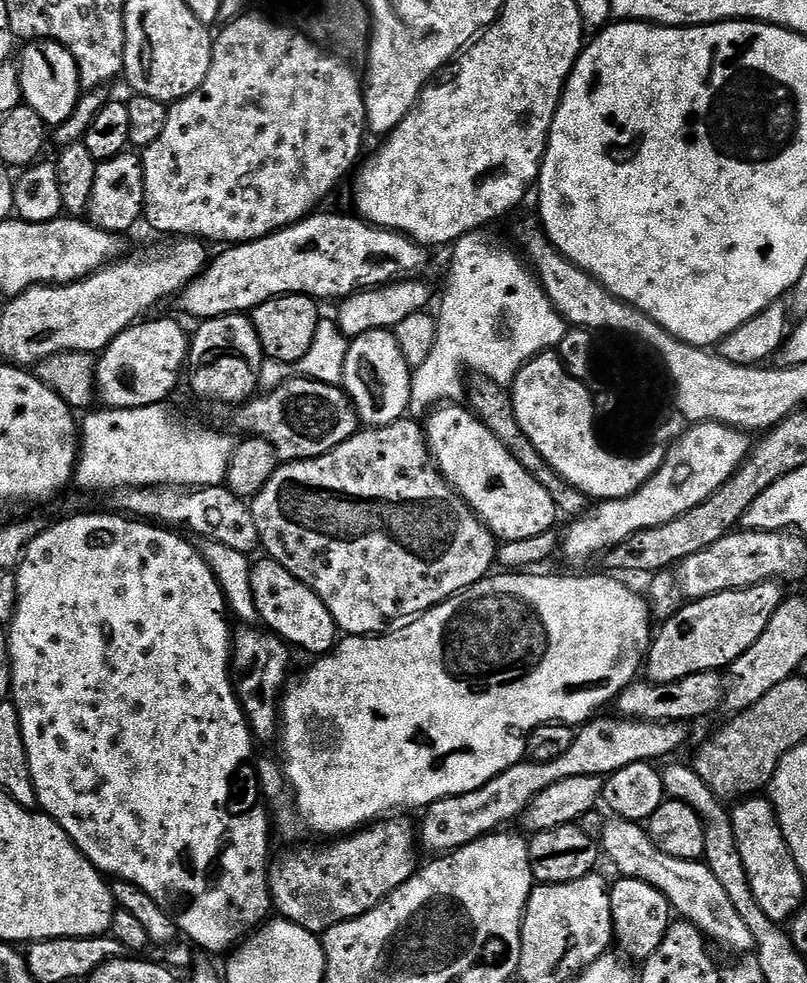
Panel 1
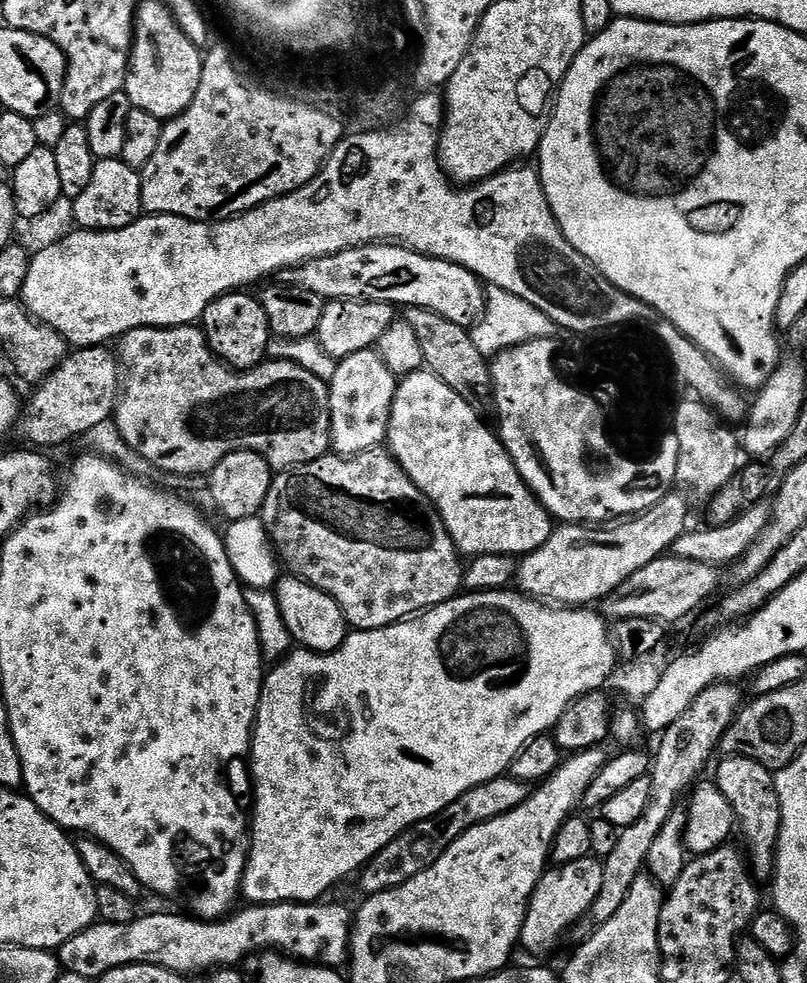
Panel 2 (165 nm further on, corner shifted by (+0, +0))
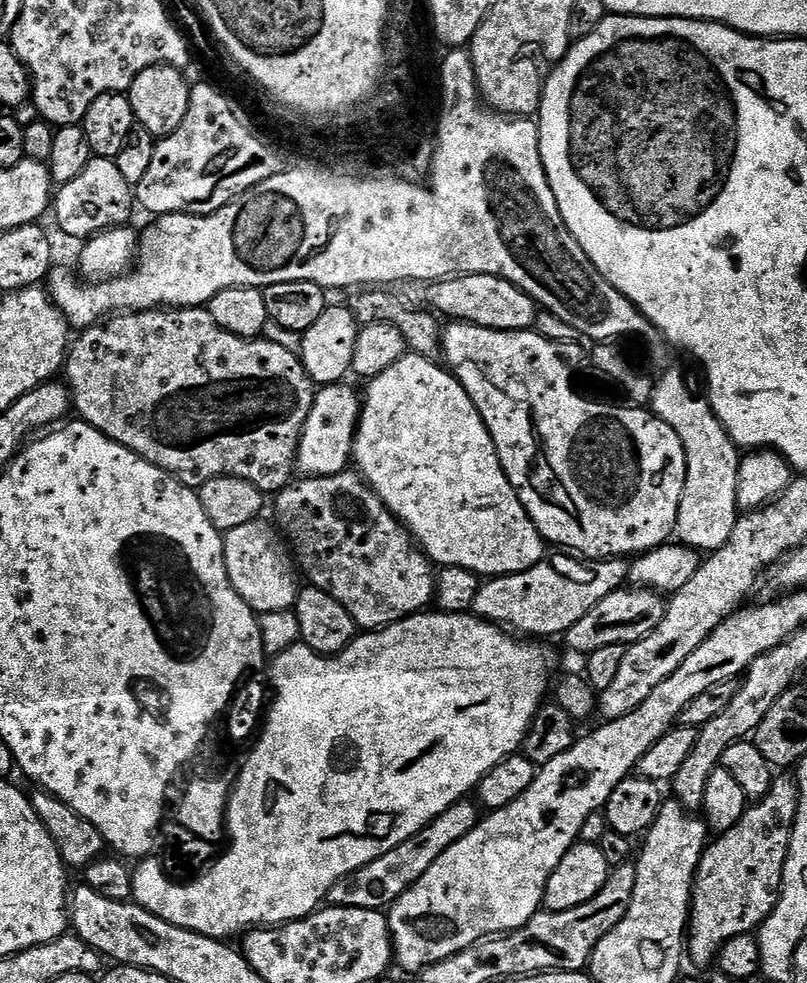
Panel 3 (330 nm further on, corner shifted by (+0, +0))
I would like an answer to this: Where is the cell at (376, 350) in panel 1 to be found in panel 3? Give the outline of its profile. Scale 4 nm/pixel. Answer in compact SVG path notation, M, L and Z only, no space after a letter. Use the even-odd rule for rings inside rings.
M348 382L325 384L312 397L310 414L302 430L296 455L296 467L304 476L333 476L345 471L353 459L356 428L360 425L362 396Z

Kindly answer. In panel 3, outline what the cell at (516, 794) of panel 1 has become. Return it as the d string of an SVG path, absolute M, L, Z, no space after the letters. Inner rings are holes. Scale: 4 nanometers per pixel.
M471 799L460 800L438 814L438 818L431 820L422 830L418 830L418 834L406 838L406 842L394 846L394 850L382 854L382 858L374 858L374 862L334 882L326 897L327 903L338 908L387 909L403 892L410 890L410 886L414 886L414 882L418 882L418 878L422 878L422 874L426 874L426 870L430 870L430 866L438 862L439 856L446 854L446 850L450 850L450 846L458 842L458 838L466 838L466 834L470 834L470 830L474 830L481 819L481 809Z

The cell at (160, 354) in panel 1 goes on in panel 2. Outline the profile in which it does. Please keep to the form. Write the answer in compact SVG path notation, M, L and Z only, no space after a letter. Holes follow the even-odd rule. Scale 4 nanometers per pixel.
M108 346L76 348L35 389L16 421L15 435L36 450L52 450L59 444L87 437L94 426L109 423L116 411L118 361Z

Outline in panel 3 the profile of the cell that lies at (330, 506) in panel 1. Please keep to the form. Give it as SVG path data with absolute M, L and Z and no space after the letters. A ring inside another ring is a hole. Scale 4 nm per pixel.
M345 470L334 474L333 476L304 476L288 485L279 492L275 497L276 516L280 519L278 528L286 537L291 551L294 553L294 559L298 565L299 571L308 575L307 583L313 588L321 588L330 598L342 602L346 610L352 616L352 621L356 623L357 629L375 630L385 628L387 624L397 624L399 620L406 616L414 616L417 612L425 611L433 603L436 595L436 572L434 565L428 556L424 553L423 548L416 543L411 532L404 527L399 516L395 516L390 509L380 501L380 495L372 491L368 486L367 480L363 476L352 470Z

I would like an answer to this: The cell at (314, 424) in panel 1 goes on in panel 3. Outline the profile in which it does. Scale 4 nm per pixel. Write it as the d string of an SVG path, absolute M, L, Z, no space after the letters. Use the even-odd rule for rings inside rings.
M201 306L199 308L151 308L145 312L125 312L123 314L113 315L111 318L101 319L99 324L92 325L91 328L83 329L79 333L80 336L71 341L68 354L66 357L66 383L68 385L68 391L72 394L72 405L74 407L75 415L83 423L90 425L94 430L98 430L102 434L106 434L106 438L110 438L114 442L118 442L122 446L126 446L126 450L130 450L134 454L141 456L146 462L150 462L154 466L158 466L164 472L169 472L172 477L185 484L187 488L194 488L199 490L206 482L210 482L211 479L218 478L219 476L233 476L238 479L245 479L246 482L252 483L258 488L258 490L265 494L279 494L281 490L288 487L293 483L294 475L297 471L296 467L296 455L298 454L298 446L300 445L300 439L302 438L302 430L306 426L306 418L310 414L310 406L312 405L312 397L314 395L314 385L312 379L308 377L308 371L304 369L304 363L300 360L297 353L286 350L286 346L278 346L274 342L265 340L263 338L257 338L254 340L247 340L242 338L238 334L230 334L226 330L222 330L222 326L218 326L218 322L214 322L214 318L208 313L207 307Z

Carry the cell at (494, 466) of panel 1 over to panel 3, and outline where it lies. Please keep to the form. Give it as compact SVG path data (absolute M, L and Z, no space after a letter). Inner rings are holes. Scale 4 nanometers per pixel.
M409 354L403 356L390 370L385 370L383 374L378 374L378 378L367 381L365 391L362 396L362 407L360 410L360 425L356 428L356 444L352 447L355 467L359 475L368 482L369 488L380 495L380 501L386 505L390 511L399 516L404 527L412 533L417 544L423 548L428 559L433 565L449 568L450 566L462 566L466 570L476 573L481 578L491 578L494 576L509 576L518 574L522 570L530 570L539 560L546 555L546 541L540 537L540 531L536 529L536 523L530 518L530 514L522 506L514 486L508 480L508 475L504 473L502 462L498 458L498 450L488 433L488 427L482 422L474 402L466 394L466 390L447 367L441 366L436 360L428 360L424 356Z

